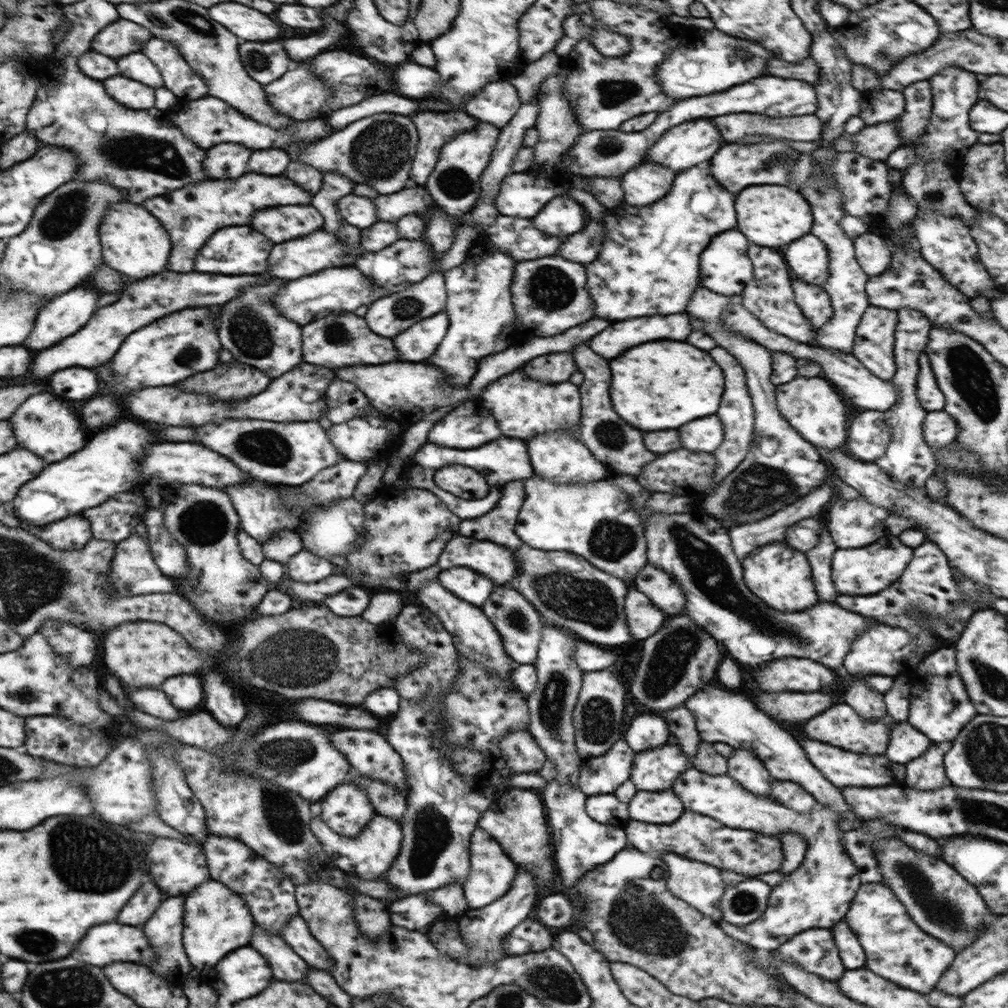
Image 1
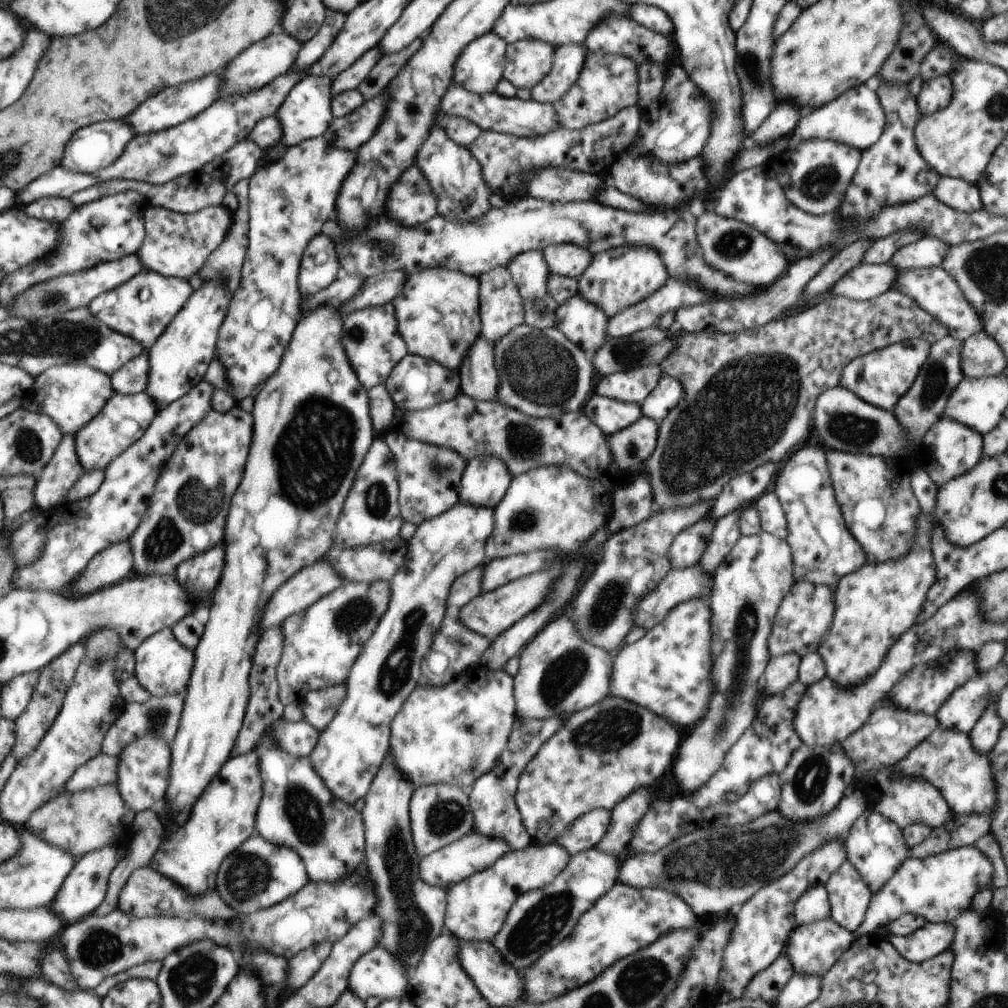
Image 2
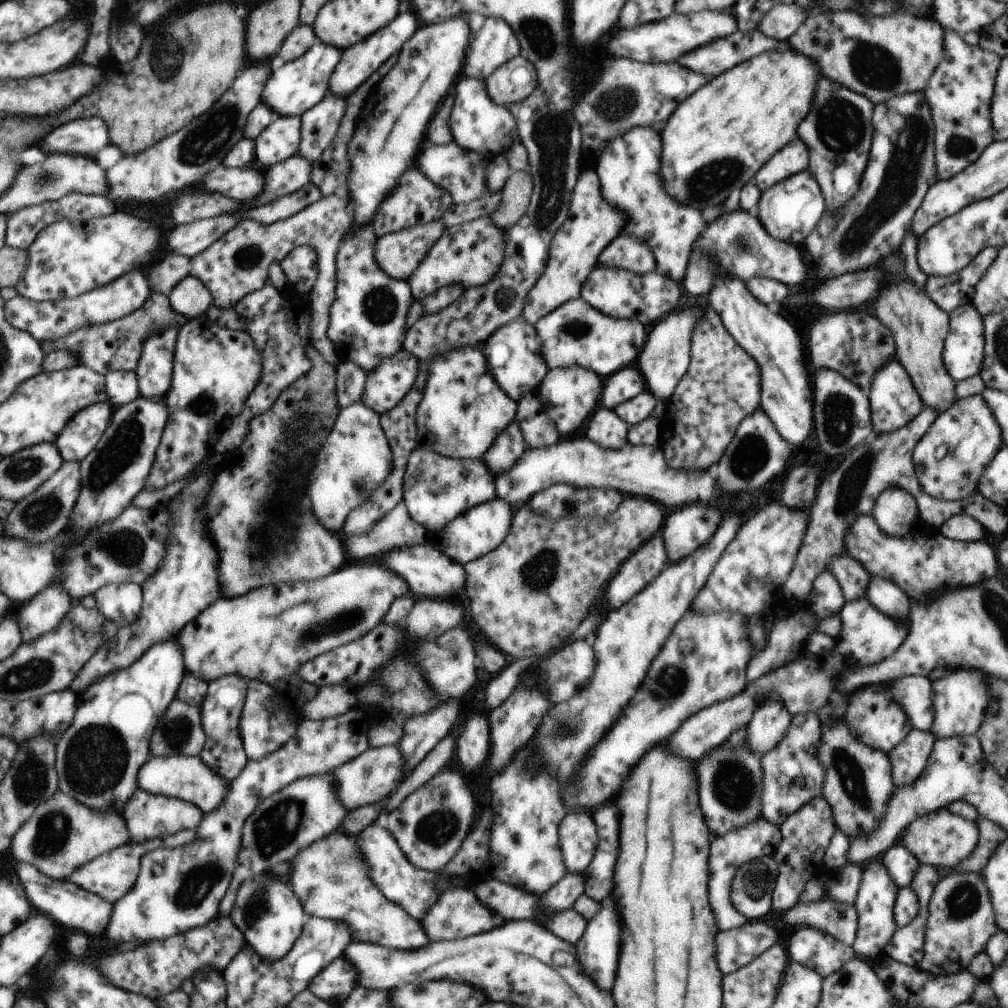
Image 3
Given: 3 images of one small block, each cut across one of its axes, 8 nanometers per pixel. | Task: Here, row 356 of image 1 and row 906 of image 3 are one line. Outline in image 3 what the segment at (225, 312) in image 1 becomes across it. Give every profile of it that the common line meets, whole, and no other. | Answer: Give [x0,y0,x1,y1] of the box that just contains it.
[234,869,311,962]

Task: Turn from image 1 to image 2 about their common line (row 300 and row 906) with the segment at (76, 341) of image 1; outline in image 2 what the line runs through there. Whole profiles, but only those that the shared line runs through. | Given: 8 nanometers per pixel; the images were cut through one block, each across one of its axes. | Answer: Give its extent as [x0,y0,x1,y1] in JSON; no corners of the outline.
[118,868,234,917]

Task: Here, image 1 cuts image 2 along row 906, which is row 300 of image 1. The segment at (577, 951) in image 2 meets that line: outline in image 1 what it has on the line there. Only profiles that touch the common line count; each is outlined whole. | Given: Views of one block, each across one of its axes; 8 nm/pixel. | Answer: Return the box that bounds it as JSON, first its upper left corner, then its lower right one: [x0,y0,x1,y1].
[585,161,736,320]

